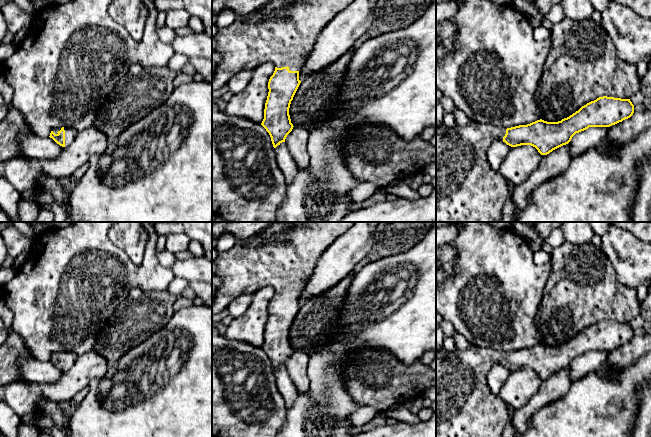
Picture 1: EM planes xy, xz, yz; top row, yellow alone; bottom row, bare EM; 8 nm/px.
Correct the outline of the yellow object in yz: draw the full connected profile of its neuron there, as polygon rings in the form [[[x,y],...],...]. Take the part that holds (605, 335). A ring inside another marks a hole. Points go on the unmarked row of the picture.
[[[599,321],[558,346],[542,343],[511,352],[469,346],[465,350],[436,353],[436,437],[502,437],[510,420],[508,405],[487,386],[487,375],[494,365],[503,365],[511,371],[531,369],[541,379],[568,368],[572,361],[589,351],[610,351],[634,337],[630,323]]]

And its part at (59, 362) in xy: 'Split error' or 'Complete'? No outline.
Split error

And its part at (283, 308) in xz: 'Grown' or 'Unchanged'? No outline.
Grown

